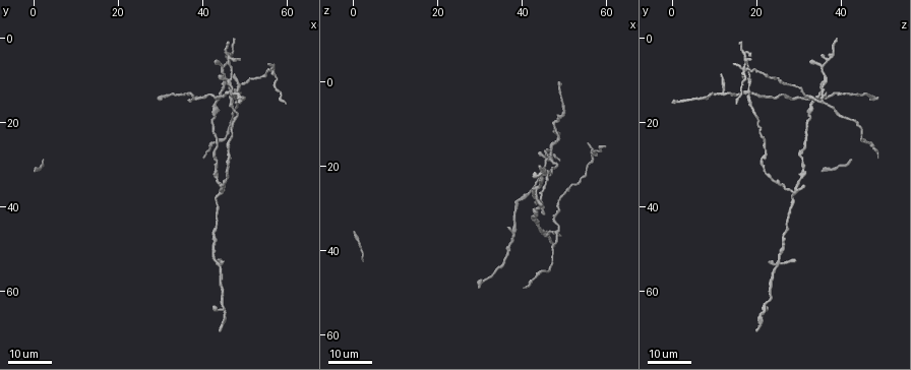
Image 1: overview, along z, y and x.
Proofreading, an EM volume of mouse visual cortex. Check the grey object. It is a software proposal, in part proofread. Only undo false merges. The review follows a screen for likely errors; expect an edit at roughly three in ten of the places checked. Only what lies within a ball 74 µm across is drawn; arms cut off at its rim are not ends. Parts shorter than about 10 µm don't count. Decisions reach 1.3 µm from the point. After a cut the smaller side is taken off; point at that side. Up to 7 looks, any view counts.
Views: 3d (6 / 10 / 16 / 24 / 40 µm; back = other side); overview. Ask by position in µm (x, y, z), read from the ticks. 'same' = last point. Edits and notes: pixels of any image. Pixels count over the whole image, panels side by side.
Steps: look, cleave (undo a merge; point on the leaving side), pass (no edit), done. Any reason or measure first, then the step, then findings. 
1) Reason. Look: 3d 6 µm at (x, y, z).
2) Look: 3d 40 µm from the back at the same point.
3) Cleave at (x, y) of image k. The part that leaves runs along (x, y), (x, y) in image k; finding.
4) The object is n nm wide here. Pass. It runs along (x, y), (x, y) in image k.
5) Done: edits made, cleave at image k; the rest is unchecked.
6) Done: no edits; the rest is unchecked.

Three arms meet. Look: 3d 16 µm at (46.0, 10.0, 36.5).

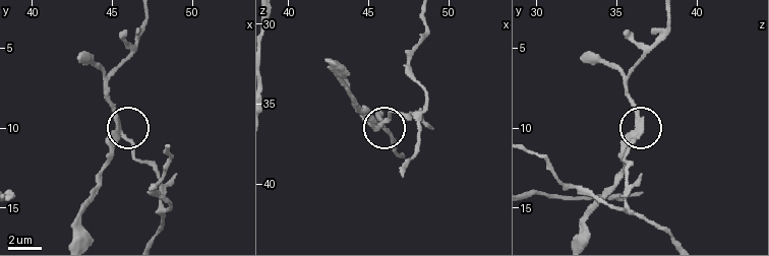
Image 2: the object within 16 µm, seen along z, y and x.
Look: 3d 6 µm at (45.9, 10.5, 36.4).

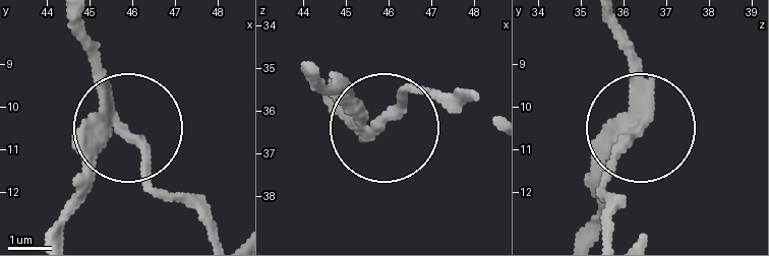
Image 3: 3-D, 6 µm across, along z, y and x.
3 arms meet here. Cleave at (143, 157) of image 3. The part that leaves runs along (108, 109), (152, 182), (211, 237) in image 3; two cells meet here.

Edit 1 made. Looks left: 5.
Two arms in line, one across. Look: 3d 24 µm at (44.5, 37.0, 29.0).

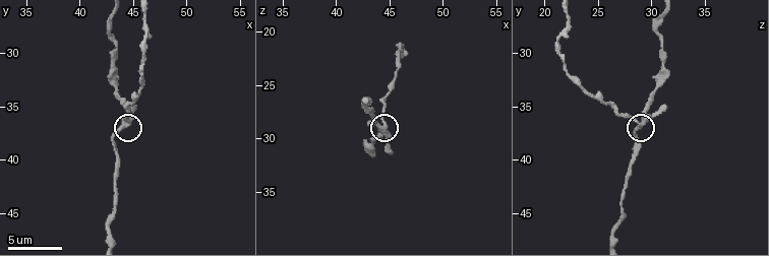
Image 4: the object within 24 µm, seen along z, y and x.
Look: 3d 6 µm at (44.0, 36.8, 29.0).

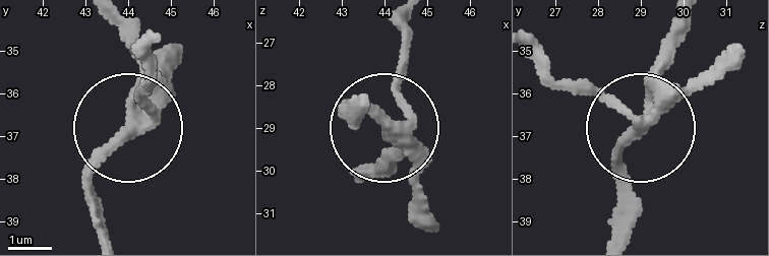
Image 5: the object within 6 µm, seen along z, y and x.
The side arm is 38 µm long. Pass. It runs along (145, 65), (141, 109), (98, 163), (91, 225) in image 5; all the same cell.

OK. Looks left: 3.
Four-way junction. Look: 3d 16 µm at (46.0, 13.5, 18.0).

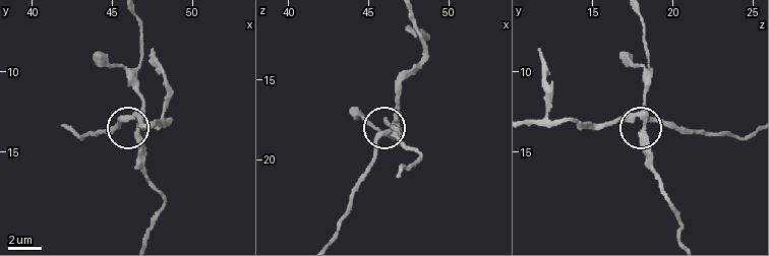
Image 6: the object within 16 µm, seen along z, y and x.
Look: 3d 10 µm at (45.8, 12.9, 18.4).

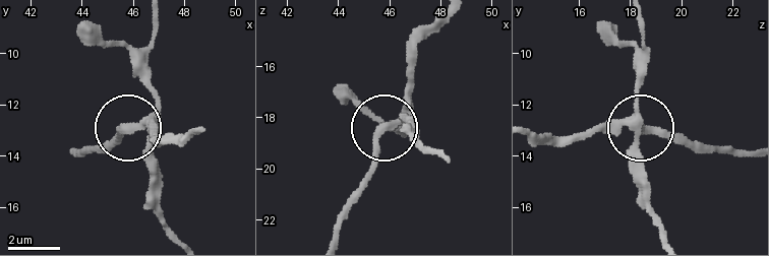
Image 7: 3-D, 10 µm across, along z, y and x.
4 arms meet here. Cleave at (157, 130) of image 7. Two cells meet here.

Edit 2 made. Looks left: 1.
Done: edits made, cleave at image 3, cleave at image 7; the rest is unchecked.

